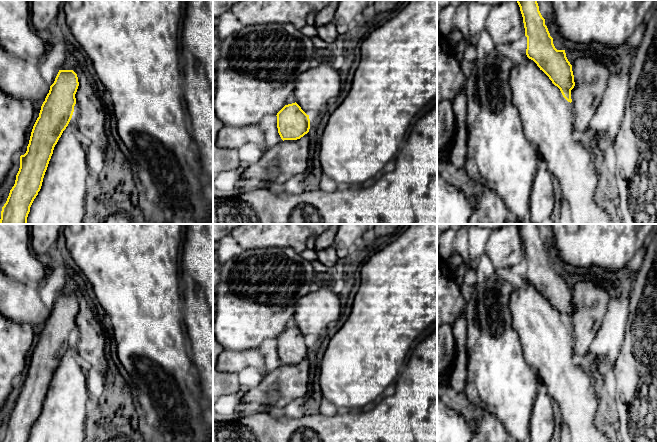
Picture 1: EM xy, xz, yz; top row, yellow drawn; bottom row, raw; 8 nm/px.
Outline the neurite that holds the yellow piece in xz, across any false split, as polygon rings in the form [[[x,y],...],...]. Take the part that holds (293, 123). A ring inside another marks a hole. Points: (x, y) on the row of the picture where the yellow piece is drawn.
[[[296,102],[285,105],[276,116],[278,133],[283,141],[300,139],[309,132],[309,115]]]

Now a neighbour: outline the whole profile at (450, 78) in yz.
[[[437,27],[437,105],[443,100],[453,101],[466,81],[448,37]]]

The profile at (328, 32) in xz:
[[[330,22],[317,27],[317,36],[325,42],[334,42],[340,35],[334,22]]]

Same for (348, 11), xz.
[[[340,0],[333,20],[339,35],[354,30],[356,20],[365,10],[368,0]]]

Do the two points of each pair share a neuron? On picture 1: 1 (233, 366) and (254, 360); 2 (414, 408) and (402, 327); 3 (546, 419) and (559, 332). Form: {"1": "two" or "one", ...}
{"1": "one", "2": "two", "3": "two"}

